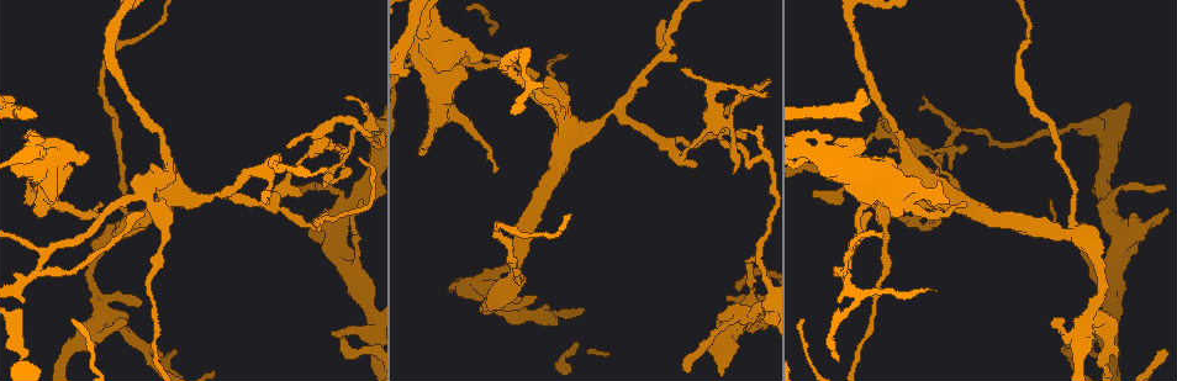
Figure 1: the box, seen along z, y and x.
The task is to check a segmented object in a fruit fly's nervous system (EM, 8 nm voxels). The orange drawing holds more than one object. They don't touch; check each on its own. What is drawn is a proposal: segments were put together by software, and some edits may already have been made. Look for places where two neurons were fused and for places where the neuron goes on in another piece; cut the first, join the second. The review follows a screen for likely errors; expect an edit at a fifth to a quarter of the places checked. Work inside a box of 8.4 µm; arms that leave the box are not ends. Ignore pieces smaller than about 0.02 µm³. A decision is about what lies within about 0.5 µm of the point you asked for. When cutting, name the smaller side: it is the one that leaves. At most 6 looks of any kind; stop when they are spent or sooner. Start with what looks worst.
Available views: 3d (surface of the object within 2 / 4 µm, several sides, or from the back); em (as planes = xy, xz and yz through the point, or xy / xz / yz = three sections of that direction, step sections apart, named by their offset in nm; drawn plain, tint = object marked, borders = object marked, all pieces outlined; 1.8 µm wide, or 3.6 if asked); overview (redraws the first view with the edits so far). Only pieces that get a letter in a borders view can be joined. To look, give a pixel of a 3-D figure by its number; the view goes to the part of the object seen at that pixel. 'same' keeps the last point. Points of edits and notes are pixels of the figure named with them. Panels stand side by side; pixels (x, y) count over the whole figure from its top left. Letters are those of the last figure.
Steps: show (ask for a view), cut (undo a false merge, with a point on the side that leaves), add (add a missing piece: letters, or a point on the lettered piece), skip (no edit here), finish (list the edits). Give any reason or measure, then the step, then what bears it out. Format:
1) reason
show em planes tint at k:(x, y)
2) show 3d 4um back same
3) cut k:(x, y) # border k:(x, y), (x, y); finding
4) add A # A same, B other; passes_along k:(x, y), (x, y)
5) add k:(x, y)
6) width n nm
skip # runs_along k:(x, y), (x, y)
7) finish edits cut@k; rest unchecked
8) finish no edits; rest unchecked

abrupt turn
show em planes borders at 1:(745, 154)

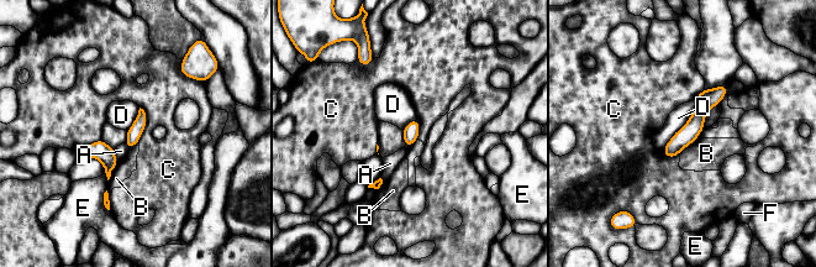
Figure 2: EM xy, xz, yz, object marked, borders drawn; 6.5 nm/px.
width 100 nm
skip # A other, B other, C other, D other, E other, F other; runs_along 2:(724, 88), (669, 153); continuous, no second neuron

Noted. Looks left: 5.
an open end
show 3d 2um back at 1:(25, 204)

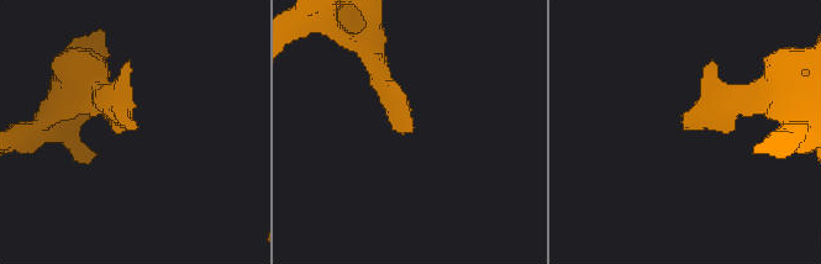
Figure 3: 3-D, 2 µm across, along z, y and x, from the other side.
need the tissue
show em planes borders at 3:(134, 126)

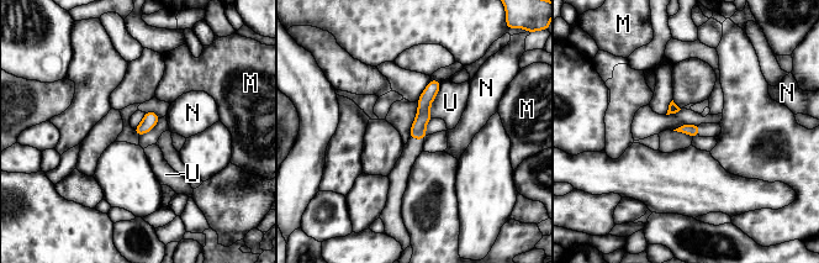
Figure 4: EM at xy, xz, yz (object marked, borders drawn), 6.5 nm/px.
skip # M other, N other, U other; no lettered piece goes on from it

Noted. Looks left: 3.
four or more arms meet
show em 3.6um planes tint at 1:(844, 264)

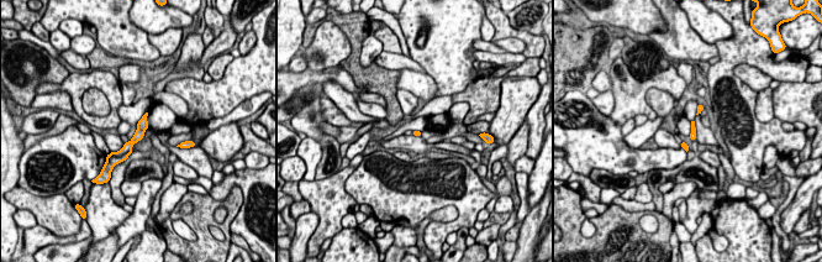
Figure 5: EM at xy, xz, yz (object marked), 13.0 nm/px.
show em 3.6um planes borders same

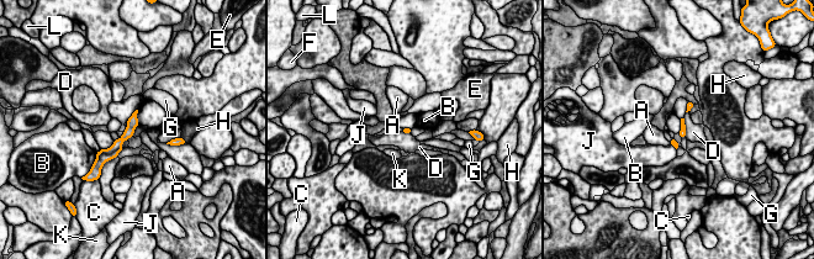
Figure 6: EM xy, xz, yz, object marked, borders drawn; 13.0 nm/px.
cut 6:(101, 158) # A other, B other, C other, D other, E other, F other, G other, H other, J other, K other, L other; a second neuron is stuck on

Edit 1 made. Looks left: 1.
finish edits cut@6; rest unchecked

